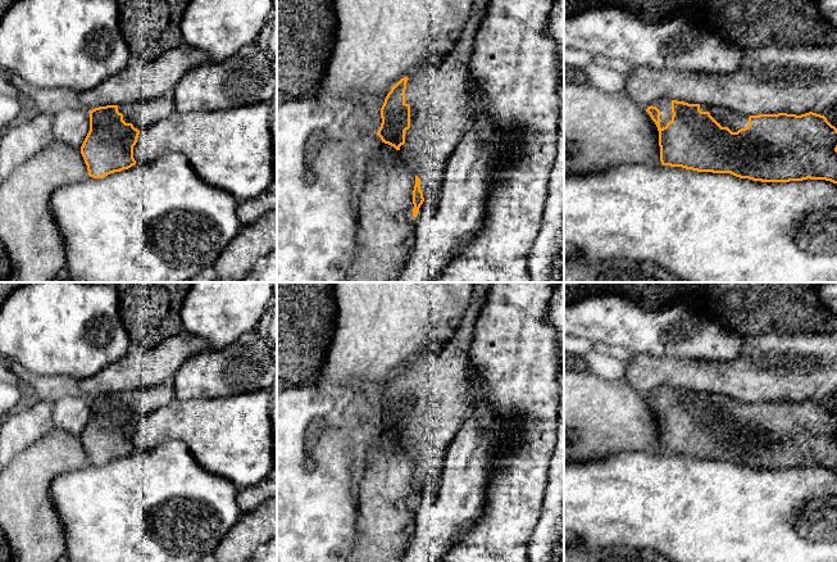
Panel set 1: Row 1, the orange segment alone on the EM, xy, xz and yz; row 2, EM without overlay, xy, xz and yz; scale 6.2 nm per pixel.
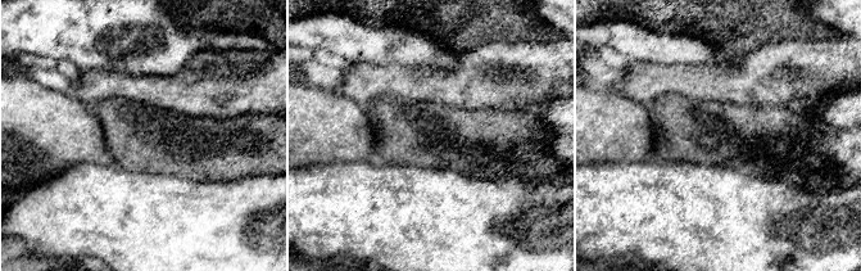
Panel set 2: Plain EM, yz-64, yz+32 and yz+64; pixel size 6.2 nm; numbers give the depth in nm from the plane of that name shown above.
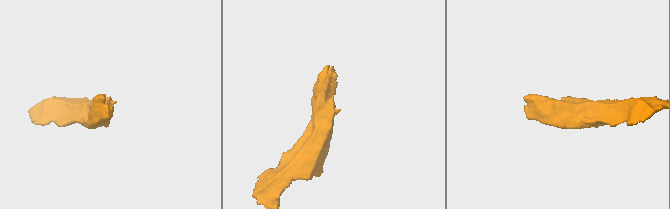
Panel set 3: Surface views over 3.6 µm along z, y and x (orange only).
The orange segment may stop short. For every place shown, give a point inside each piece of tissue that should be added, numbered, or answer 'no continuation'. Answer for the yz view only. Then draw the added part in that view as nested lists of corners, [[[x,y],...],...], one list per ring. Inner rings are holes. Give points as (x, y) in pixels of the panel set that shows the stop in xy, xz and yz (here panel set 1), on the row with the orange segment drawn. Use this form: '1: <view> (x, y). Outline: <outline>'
1: yz (735, 121). Outline: [[[700,104],[701,112],[709,112],[710,115],[722,126],[728,127],[732,132],[749,126],[749,115],[728,110],[722,106]]]

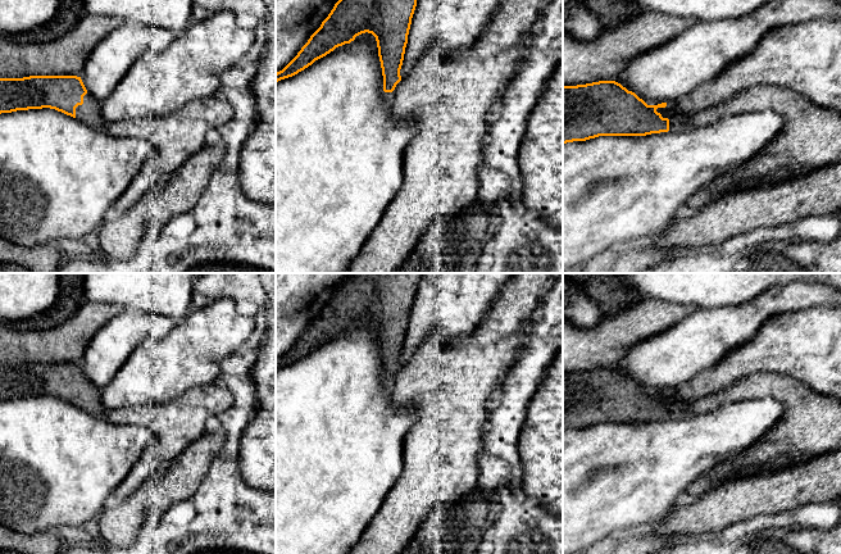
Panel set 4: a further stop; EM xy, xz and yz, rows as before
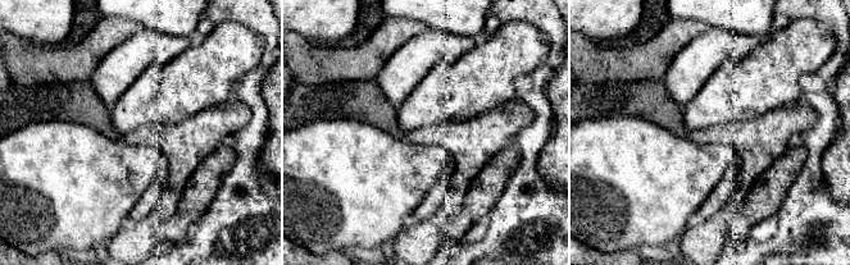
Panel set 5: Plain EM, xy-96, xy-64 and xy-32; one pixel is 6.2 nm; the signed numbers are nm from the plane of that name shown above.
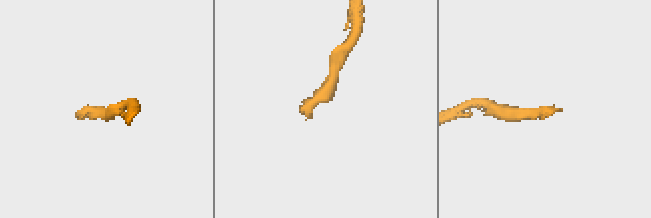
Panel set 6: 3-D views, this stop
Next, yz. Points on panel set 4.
1: yz (676, 122). Outline: [[[668,105],[665,108],[658,108],[656,112],[660,113],[663,118],[669,119],[669,131],[681,128],[683,123],[690,118],[686,115],[673,115]]]

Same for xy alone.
1: xy (90, 113). Outline: [[[90,92],[83,96],[83,104],[76,108],[76,118],[97,131],[105,131],[101,101]]]

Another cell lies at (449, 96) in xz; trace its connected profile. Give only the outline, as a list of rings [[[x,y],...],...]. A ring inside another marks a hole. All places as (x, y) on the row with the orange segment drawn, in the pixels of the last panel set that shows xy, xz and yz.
[[[500,0],[494,17],[472,47],[449,53],[446,56],[426,56],[396,85],[391,96],[391,112],[396,118],[413,118],[418,131],[403,153],[403,183],[399,192],[344,273],[396,273],[435,221],[454,217],[474,203],[476,171],[485,163],[483,151],[490,127],[485,117],[495,104],[497,94],[508,88],[519,73],[518,64],[527,50],[526,38],[538,31],[550,3],[551,0]]]

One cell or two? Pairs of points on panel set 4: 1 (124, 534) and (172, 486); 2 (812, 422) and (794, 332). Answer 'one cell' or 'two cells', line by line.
1: one cell
2: two cells

